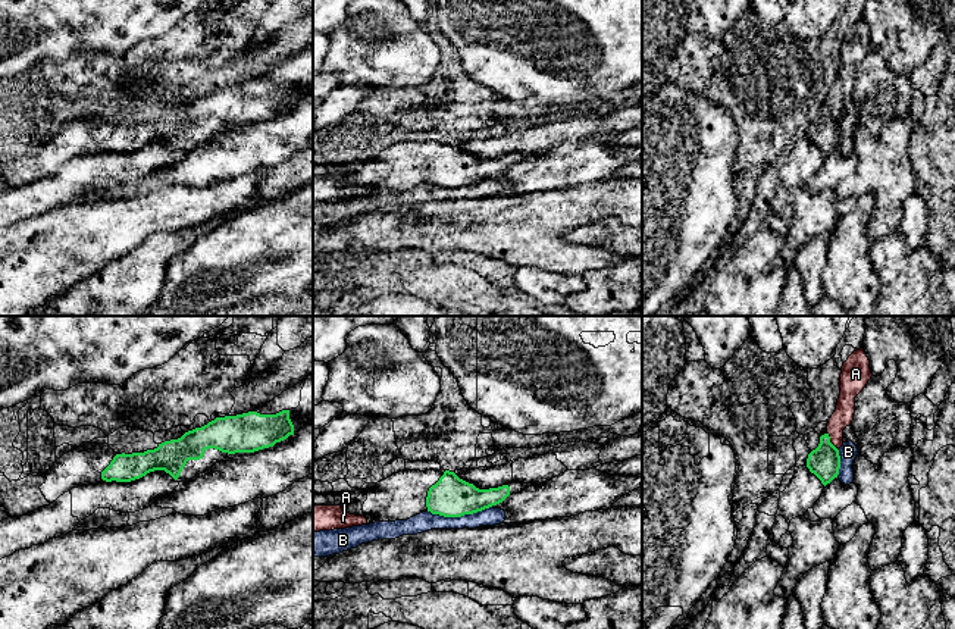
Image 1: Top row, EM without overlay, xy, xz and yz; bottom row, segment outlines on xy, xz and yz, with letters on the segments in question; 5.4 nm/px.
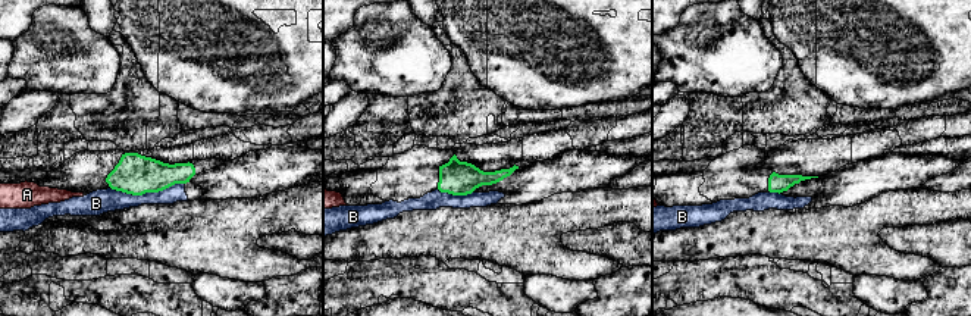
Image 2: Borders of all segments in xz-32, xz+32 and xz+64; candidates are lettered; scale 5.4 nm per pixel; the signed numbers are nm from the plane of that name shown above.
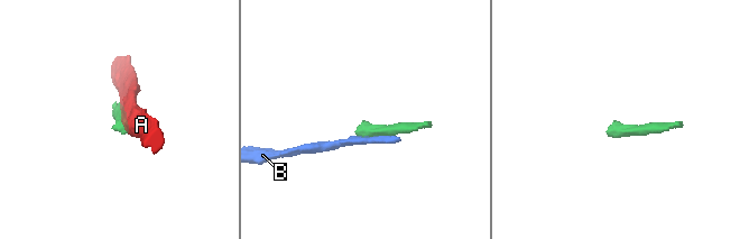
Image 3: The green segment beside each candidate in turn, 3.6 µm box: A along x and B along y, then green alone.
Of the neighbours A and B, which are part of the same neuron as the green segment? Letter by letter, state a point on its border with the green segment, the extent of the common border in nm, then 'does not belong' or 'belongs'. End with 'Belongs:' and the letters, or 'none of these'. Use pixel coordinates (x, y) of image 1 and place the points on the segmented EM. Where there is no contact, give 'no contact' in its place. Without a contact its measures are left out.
A: yz (829, 441) | 120 nm | does not belong
B: xz (459, 516) | 360 nm | does not belong
Belongs: none of these

